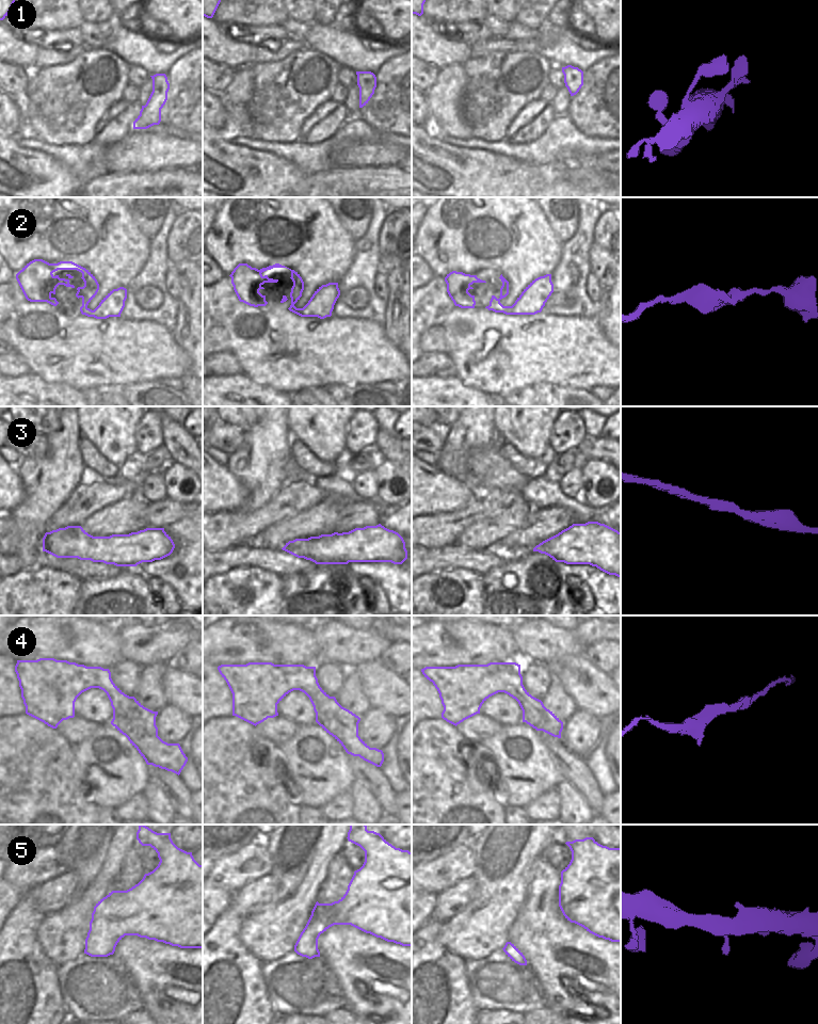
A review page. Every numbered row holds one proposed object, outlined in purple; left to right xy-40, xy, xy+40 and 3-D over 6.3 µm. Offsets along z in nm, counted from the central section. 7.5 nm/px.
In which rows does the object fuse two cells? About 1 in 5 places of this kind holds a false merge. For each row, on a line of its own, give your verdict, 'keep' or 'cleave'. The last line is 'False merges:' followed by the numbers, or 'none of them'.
1: keep
2: keep
3: keep
4: keep
5: keep
False merges: none of them

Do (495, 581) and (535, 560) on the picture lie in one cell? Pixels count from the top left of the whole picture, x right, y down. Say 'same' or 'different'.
same

